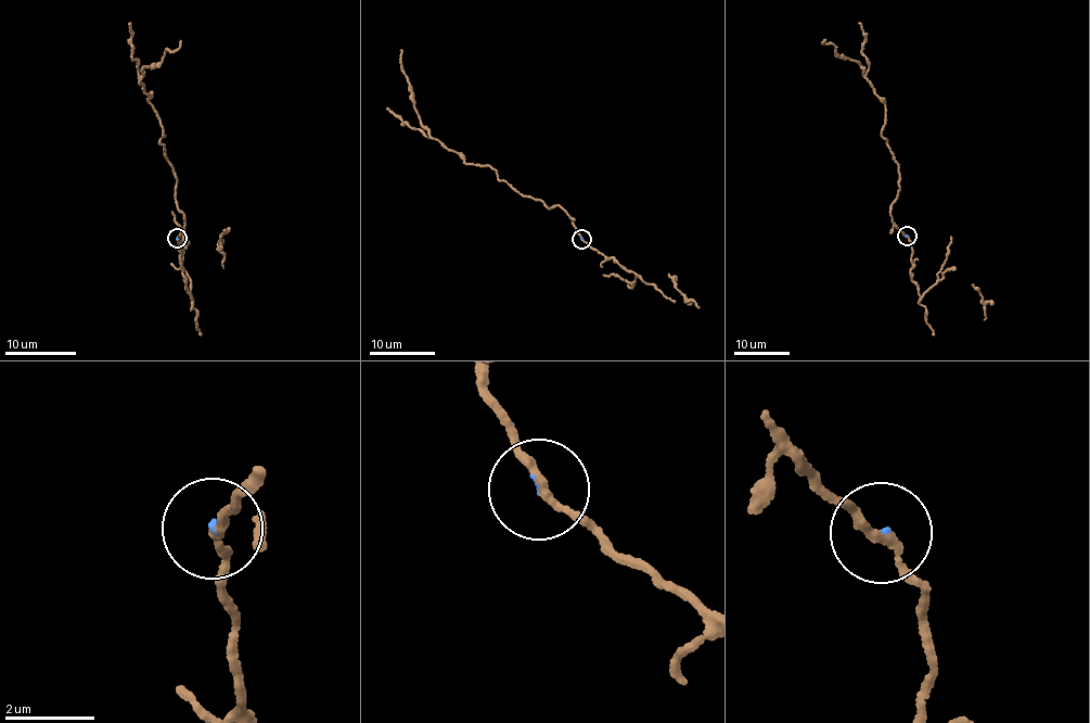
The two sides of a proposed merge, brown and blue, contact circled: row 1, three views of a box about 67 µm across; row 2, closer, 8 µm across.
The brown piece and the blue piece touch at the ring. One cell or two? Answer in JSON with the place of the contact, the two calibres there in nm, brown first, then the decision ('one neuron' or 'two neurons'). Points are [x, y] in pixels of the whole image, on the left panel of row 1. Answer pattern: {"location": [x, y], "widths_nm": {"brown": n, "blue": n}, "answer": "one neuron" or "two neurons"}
{"location": [177, 238], "widths_nm": {"brown": 180, "blue": 60}, "answer": "two neurons"}

